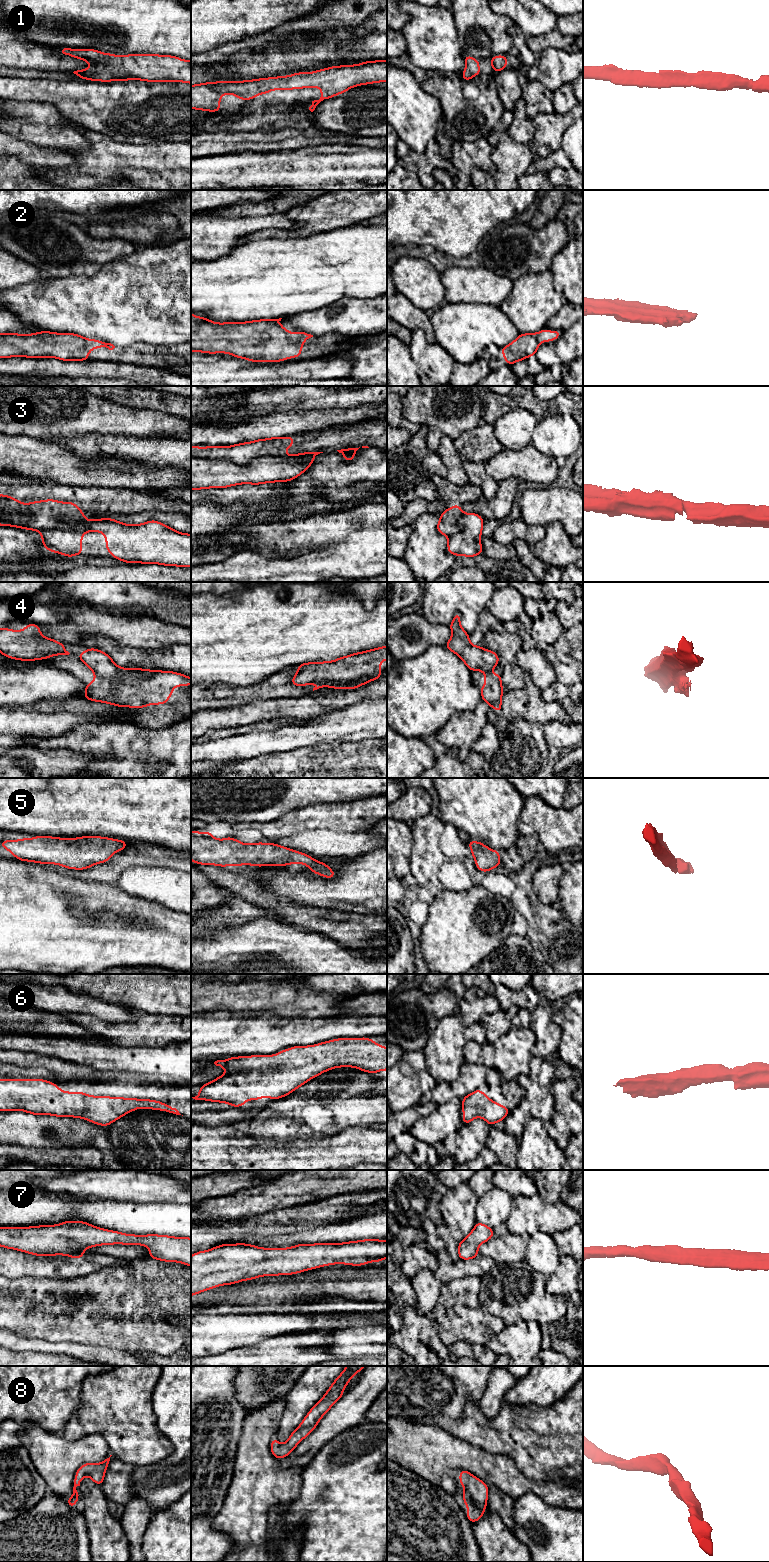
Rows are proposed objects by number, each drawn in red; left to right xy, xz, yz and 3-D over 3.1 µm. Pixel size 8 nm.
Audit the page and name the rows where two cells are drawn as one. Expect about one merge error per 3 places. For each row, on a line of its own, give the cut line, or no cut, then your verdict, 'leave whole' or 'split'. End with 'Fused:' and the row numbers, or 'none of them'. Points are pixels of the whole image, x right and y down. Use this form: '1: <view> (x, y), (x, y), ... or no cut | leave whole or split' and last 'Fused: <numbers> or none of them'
1: no cut | leave whole
2: no cut | leave whole
3: xz (283, 455), (257, 457), (245, 464), (191, 457) | split
4: xy (157, 670), (149, 675), (124, 672), (116, 679), (94, 672) | split
5: no cut | leave whole
6: no cut | leave whole
7: no cut | leave whole
8: no cut | leave whole
Fused: 3, 4

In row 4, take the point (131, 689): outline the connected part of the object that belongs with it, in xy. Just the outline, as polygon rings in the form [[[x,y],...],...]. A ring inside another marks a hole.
[[[168,670],[157,671],[150,676],[126,672],[117,680],[109,680],[95,673],[93,682],[85,684],[84,698],[138,709],[152,704],[166,704],[173,695],[174,686],[190,684],[190,677]]]

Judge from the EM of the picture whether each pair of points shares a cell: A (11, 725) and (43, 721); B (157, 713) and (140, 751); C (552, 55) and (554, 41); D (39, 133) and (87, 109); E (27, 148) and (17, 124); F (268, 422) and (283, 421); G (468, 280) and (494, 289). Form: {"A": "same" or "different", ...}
{"A": "same", "B": "different", "C": "different", "D": "different", "E": "different", "F": "same", "G": "same"}

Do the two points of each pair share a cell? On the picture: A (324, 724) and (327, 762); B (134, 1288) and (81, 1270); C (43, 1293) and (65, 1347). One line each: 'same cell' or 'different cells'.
A: different cells
B: different cells
C: different cells

